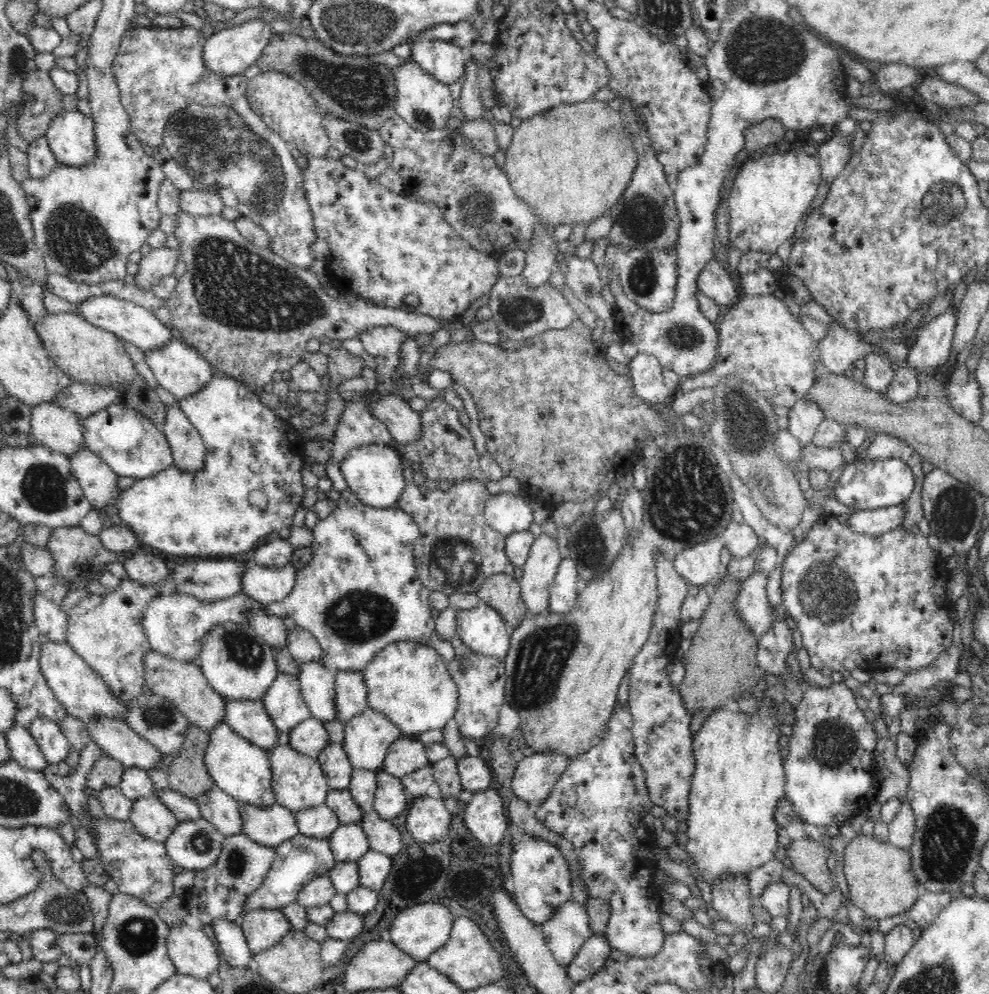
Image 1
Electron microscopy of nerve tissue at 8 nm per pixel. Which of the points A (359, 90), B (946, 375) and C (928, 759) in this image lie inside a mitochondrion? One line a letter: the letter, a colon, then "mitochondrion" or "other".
A: mitochondrion
B: other
C: other

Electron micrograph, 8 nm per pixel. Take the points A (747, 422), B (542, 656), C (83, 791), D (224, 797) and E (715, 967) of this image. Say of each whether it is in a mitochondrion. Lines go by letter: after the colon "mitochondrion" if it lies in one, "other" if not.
A: mitochondrion
B: mitochondrion
C: other
D: other
E: other

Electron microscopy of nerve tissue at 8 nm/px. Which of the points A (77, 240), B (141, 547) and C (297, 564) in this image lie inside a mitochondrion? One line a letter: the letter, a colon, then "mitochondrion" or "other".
A: mitochondrion
B: other
C: other

